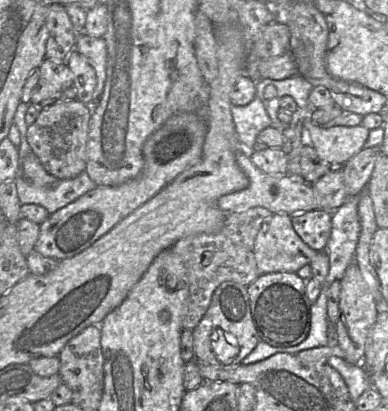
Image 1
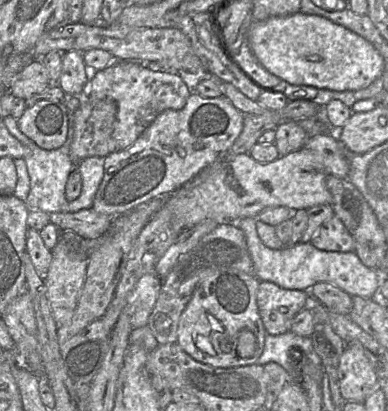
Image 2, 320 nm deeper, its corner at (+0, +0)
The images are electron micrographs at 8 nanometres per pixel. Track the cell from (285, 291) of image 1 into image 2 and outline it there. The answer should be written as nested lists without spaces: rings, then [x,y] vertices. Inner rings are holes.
[[[260,281],[256,302],[269,335],[280,335],[290,331],[294,317],[310,305],[310,292],[284,289],[274,283]]]

